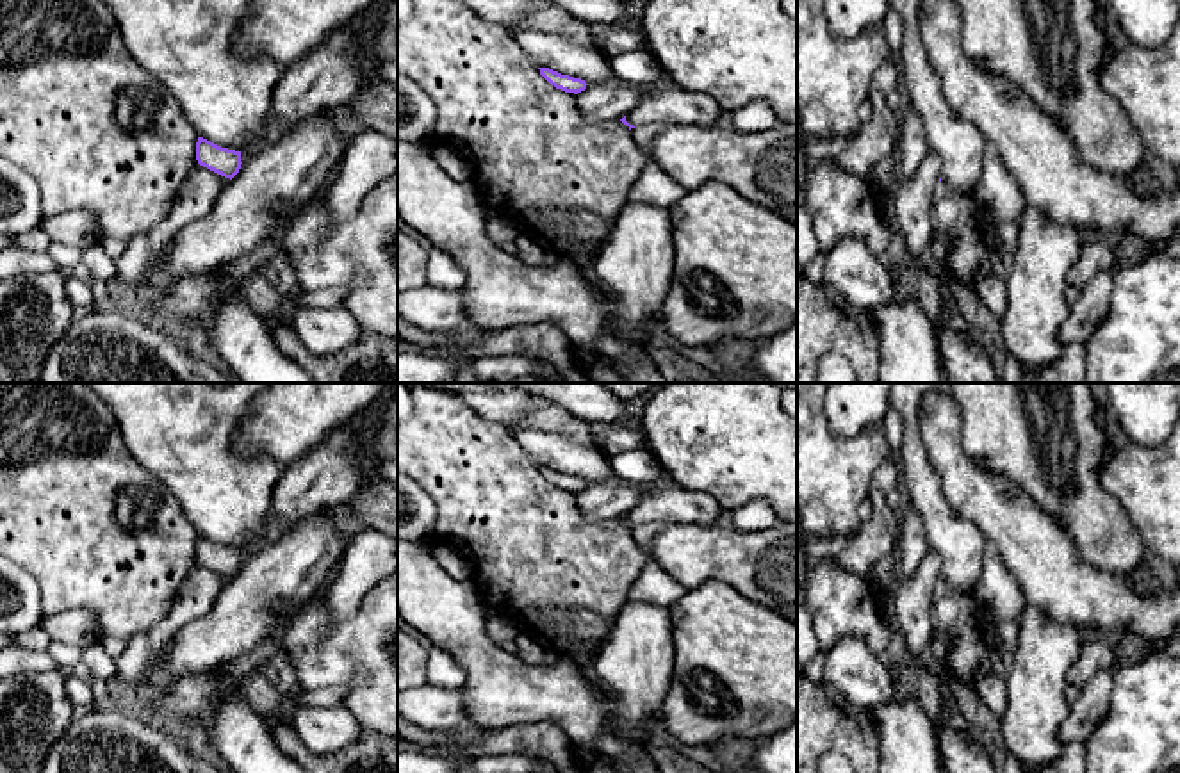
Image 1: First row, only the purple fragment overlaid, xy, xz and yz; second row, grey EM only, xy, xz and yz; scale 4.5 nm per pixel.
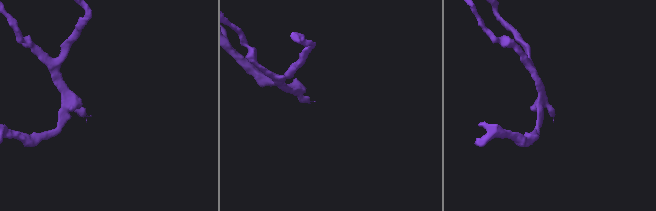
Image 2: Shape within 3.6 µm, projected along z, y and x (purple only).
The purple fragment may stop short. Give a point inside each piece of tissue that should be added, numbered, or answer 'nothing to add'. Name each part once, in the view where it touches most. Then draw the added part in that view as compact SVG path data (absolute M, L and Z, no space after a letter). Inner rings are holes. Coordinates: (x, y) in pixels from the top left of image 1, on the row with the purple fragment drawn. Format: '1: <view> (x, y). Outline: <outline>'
1: xz (644, 136). Outline: M642 125L631 128L635 142L649 155L654 137L668 125Z

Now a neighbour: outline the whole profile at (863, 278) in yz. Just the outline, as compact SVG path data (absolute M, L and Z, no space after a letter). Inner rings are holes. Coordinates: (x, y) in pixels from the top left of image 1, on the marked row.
M841 237L825 251L824 281L865 310L897 299L891 269L856 237Z

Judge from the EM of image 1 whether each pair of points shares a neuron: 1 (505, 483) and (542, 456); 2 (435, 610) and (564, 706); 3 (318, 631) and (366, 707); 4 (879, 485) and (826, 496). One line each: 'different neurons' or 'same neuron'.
1: different neurons
2: same neuron
3: same neuron
4: different neurons

